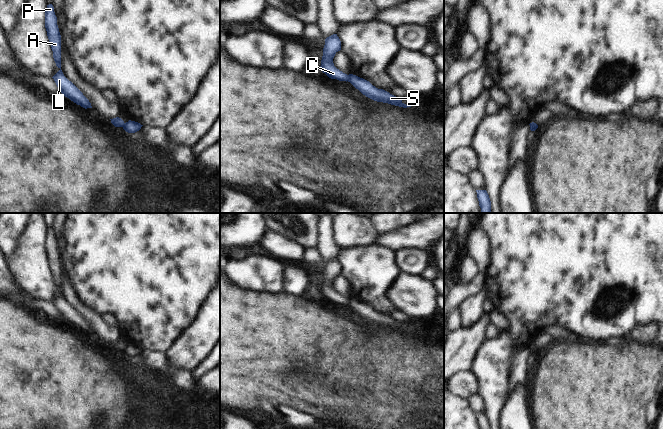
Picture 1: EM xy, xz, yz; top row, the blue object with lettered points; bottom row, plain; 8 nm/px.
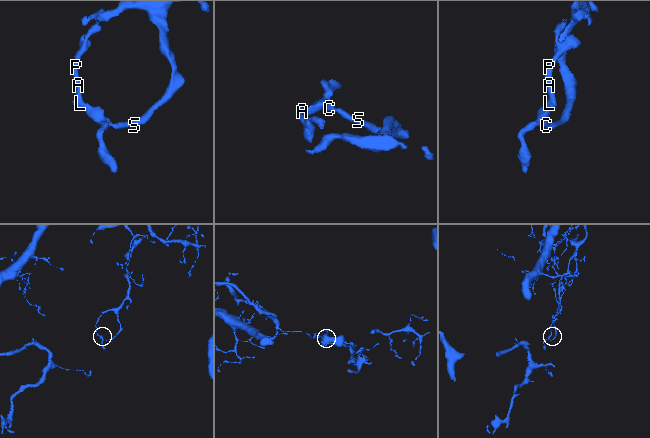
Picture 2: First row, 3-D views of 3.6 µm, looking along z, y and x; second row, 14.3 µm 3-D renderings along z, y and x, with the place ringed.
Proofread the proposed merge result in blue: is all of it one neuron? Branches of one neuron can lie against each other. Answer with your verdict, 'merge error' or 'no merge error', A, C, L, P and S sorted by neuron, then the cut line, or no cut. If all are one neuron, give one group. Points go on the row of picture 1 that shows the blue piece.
merge error; groups A C L P / S; cut xz (347, 75), (348, 80)

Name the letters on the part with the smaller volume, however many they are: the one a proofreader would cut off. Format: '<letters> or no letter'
A, C, L, P

